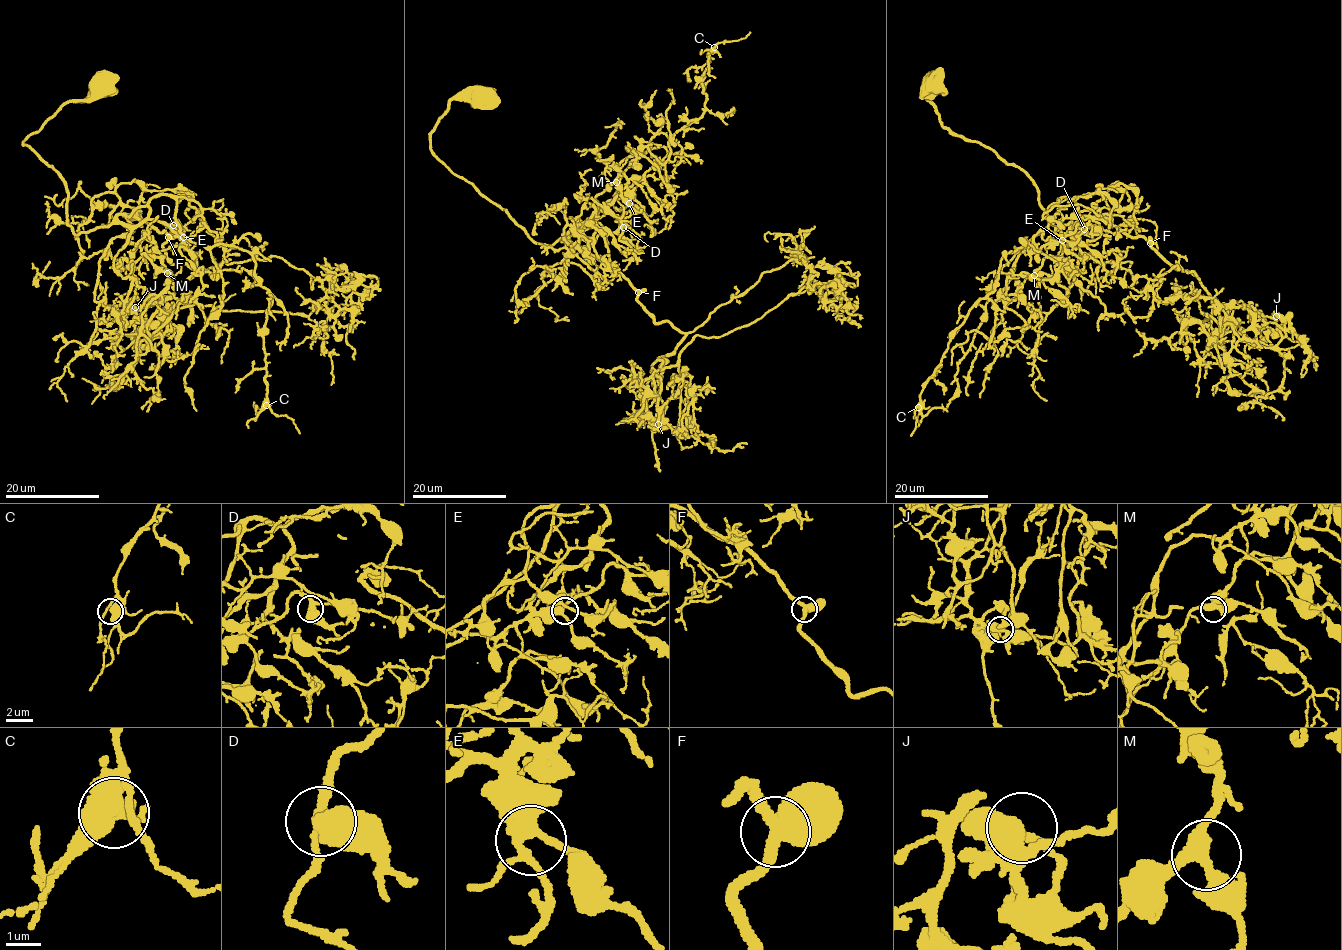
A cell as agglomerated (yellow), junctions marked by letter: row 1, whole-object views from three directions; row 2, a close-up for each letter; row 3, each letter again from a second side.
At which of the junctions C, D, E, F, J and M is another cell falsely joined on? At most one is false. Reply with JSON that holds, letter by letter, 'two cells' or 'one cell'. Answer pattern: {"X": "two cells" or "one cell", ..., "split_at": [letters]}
{"C": "one cell", "D": "one cell", "E": "one cell", "F": "one cell", "J": "one cell", "M": "one cell", "split_at": []}

